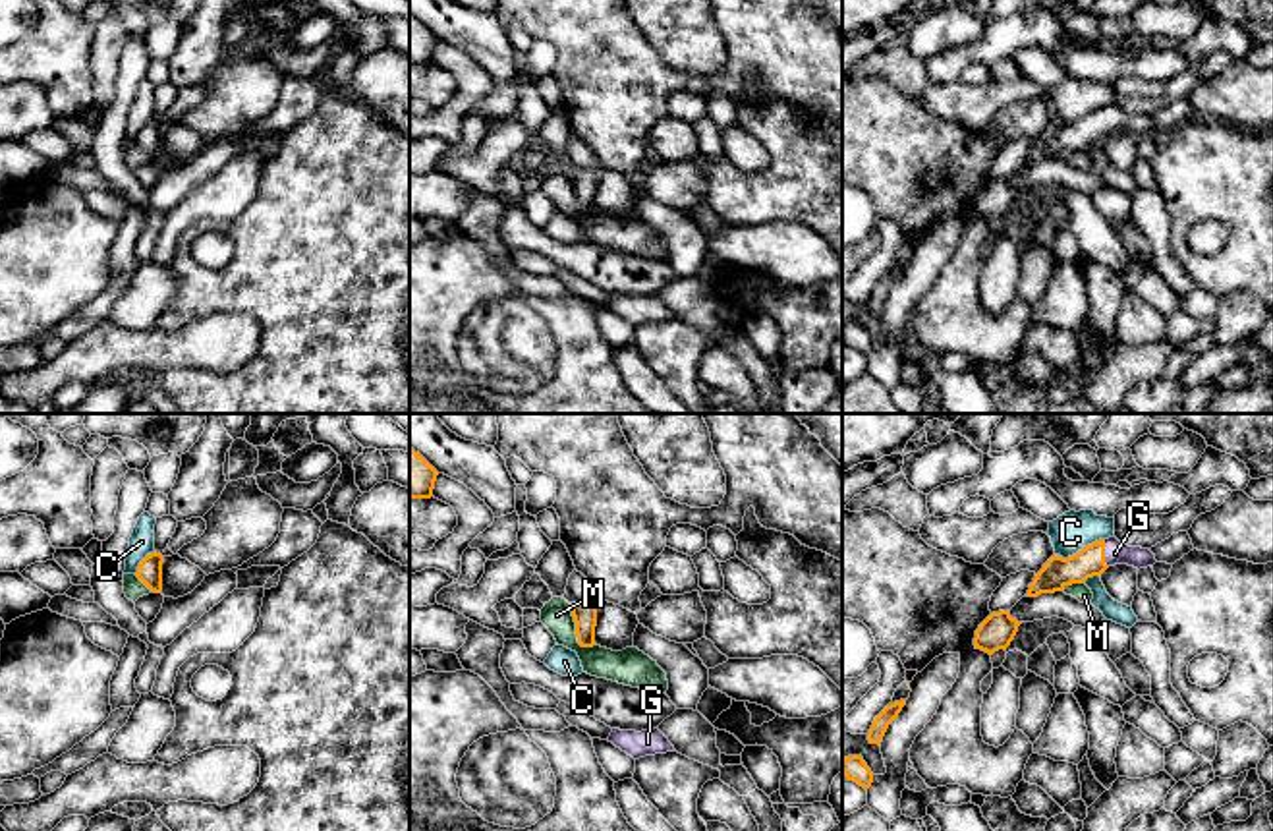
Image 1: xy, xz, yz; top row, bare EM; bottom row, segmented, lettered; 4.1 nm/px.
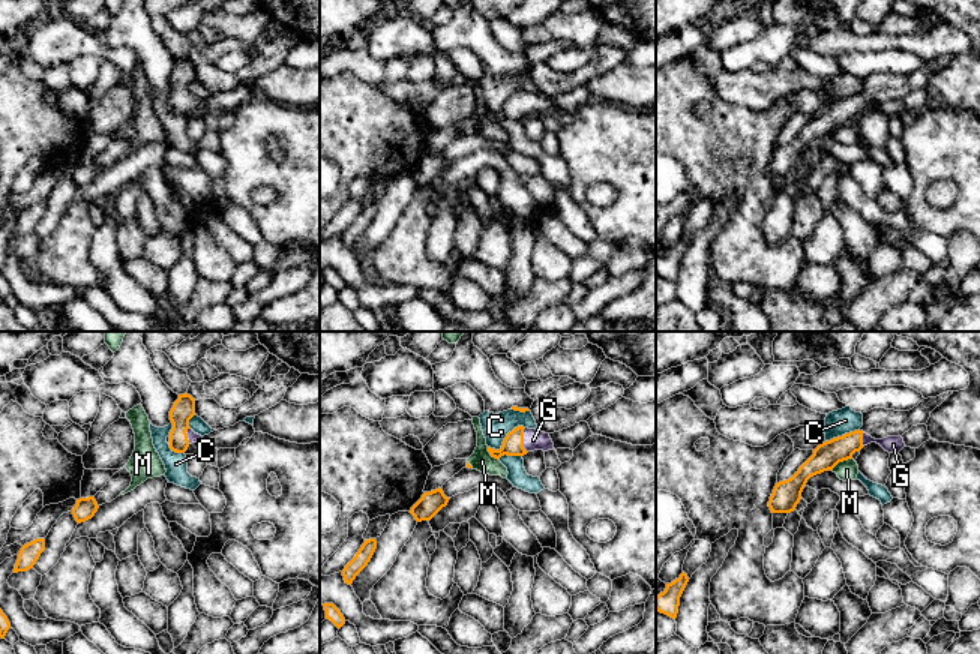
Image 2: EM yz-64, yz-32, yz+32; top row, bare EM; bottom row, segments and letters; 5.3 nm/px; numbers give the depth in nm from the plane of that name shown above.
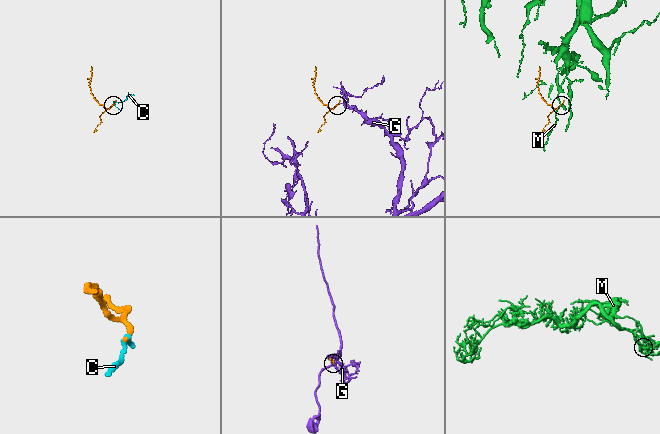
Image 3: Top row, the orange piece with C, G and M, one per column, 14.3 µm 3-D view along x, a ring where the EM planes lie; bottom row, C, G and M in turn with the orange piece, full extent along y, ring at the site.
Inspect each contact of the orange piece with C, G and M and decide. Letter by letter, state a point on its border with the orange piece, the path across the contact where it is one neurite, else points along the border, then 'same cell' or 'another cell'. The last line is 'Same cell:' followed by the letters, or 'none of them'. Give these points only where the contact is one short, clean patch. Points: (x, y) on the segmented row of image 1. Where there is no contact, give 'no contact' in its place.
C: yz (1078, 551) | along yz (1103, 538), (1067, 557), (1055, 555) | another cell
G: yz (1103, 553) | across yz (1057, 573), (1073, 571), (1103, 553), (1115, 553) | same cell
M: xz (576, 632) | along xz (568, 603), (576, 640), (582, 646), (595, 646) | another cell
Same cell: G

